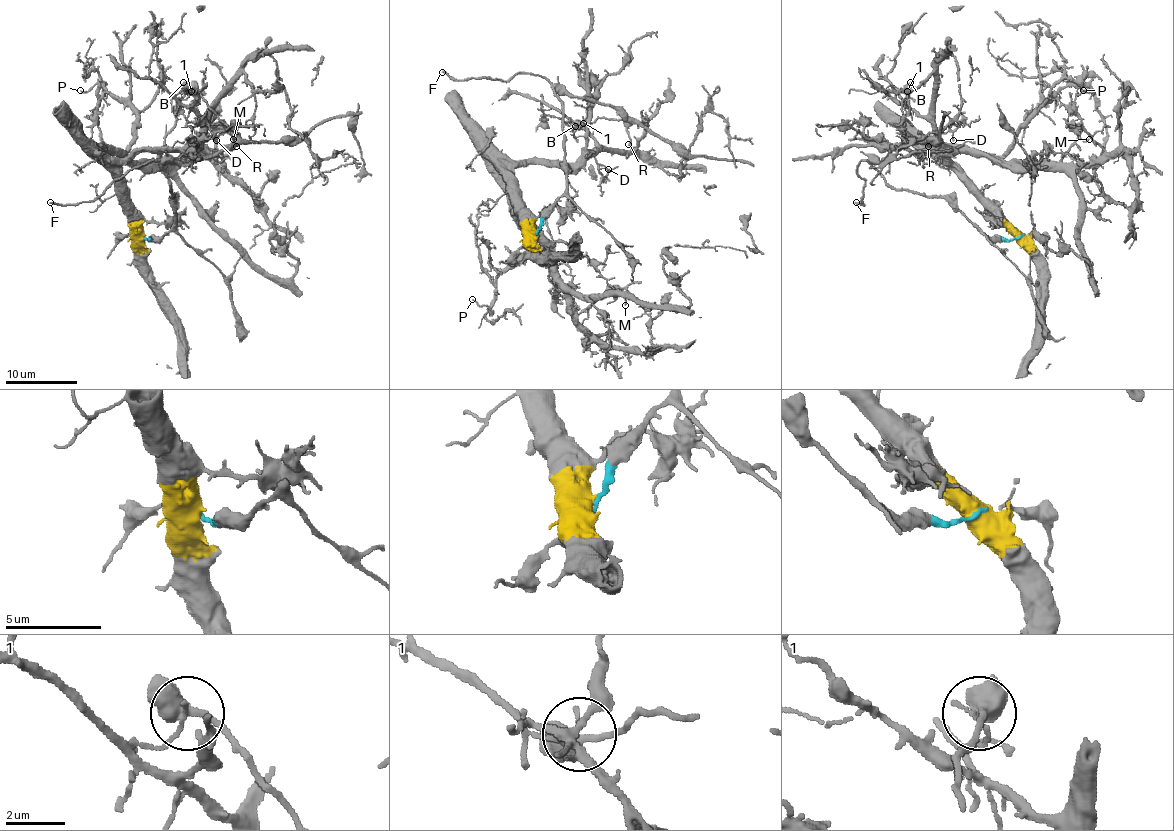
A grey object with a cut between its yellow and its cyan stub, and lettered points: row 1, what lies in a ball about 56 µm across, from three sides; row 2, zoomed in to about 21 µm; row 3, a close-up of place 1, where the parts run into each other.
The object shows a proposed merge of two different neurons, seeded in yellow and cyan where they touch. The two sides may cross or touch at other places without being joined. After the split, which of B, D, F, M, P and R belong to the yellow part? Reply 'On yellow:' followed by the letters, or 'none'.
On yellow: D, M, P

